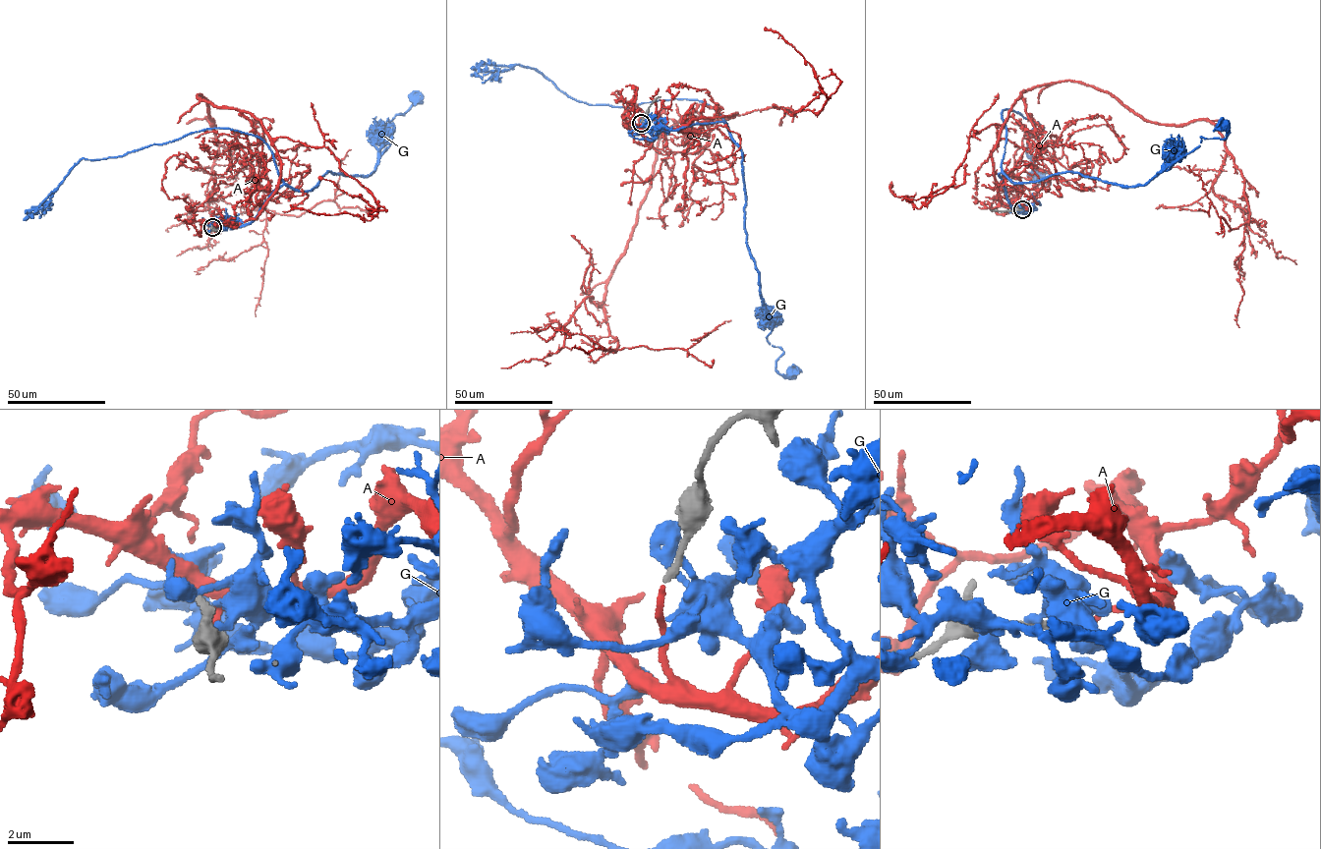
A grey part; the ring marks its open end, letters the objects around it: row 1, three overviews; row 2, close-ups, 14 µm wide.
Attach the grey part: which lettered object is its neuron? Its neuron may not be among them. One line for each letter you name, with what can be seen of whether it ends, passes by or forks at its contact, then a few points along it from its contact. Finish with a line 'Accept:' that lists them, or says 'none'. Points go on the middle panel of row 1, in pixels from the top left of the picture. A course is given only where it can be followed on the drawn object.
A: It ends there. Its course: (641, 123), (734, 115), (682, 116), (660, 138), (601, 305), (613, 352), (686, 349), (731, 319)
Accept: A

